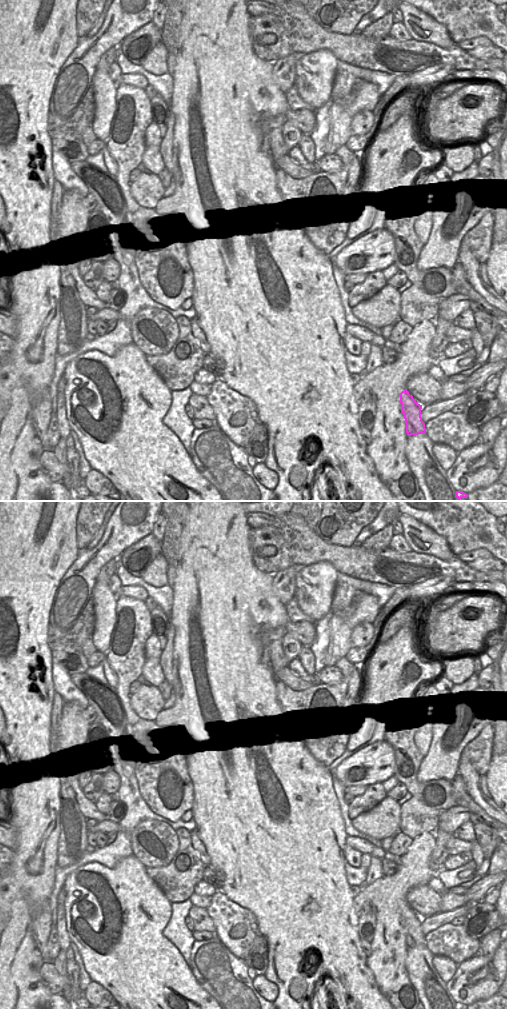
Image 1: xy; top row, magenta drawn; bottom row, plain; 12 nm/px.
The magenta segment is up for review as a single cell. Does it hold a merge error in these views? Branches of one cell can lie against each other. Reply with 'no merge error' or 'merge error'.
no merge error

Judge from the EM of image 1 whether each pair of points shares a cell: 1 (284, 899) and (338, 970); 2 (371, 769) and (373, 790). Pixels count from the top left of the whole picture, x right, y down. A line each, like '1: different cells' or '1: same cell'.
1: same cell
2: different cells

